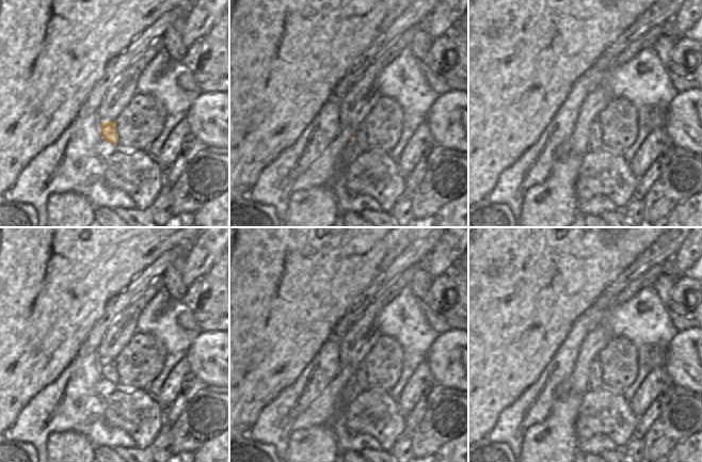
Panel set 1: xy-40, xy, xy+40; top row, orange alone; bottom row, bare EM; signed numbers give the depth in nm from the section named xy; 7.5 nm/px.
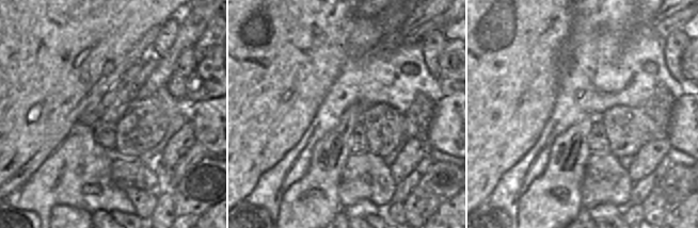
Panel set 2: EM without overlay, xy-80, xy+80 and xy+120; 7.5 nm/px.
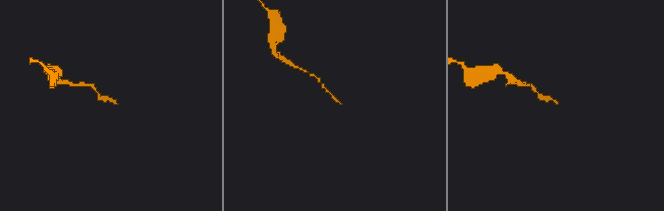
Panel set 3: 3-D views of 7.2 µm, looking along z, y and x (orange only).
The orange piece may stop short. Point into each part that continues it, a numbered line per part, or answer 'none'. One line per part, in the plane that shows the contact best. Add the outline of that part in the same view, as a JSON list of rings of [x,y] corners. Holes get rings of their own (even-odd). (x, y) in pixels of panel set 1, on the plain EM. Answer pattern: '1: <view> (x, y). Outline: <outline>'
1: xy (360, 381). Outline: [[[364,362],[355,366],[352,376],[354,379],[349,379],[349,384],[354,388],[365,389],[368,388],[368,379],[366,377],[366,368]]]

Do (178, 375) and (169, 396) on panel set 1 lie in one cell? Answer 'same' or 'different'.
same

